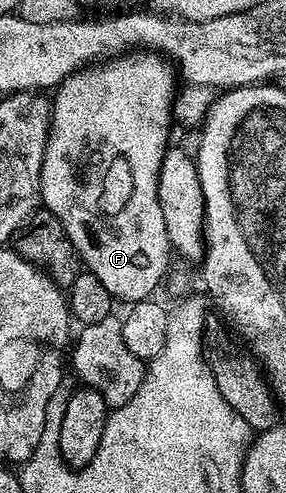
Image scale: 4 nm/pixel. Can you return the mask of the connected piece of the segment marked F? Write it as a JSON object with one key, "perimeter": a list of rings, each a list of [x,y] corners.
{"perimeter":[[[138,48],[128,54],[119,54],[115,58],[104,59],[100,64],[77,70],[61,81],[61,85],[56,87],[54,93],[57,95],[52,95],[51,98],[49,138],[45,142],[45,155],[41,169],[40,205],[52,212],[59,220],[59,224],[63,224],[63,232],[67,232],[71,244],[75,244],[84,269],[96,276],[102,282],[103,288],[107,288],[107,292],[113,294],[114,299],[121,301],[122,298],[125,304],[146,301],[152,295],[149,293],[160,284],[161,277],[164,279],[170,269],[169,254],[171,258],[171,247],[167,236],[167,224],[163,224],[163,210],[159,208],[159,200],[157,199],[157,181],[159,180],[159,168],[163,164],[163,156],[171,146],[169,125],[173,126],[175,122],[173,99],[178,86],[179,78],[172,62],[154,51]]]}

